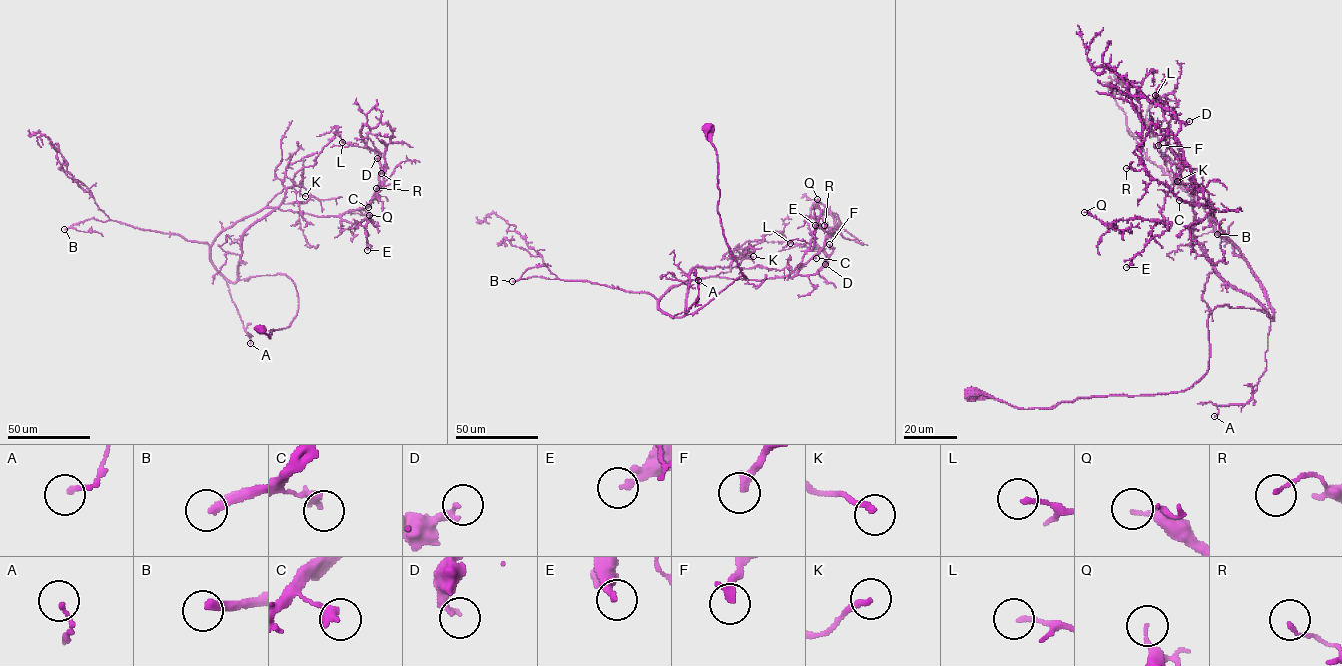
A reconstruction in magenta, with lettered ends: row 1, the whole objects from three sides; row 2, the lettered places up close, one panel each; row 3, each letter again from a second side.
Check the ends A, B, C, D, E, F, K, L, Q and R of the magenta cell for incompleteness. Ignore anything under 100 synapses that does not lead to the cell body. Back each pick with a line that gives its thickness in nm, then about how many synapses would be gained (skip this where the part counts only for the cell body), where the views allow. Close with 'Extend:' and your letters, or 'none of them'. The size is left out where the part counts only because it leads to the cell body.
B: 320 nm thick; about 600 synapses
Extend: B

